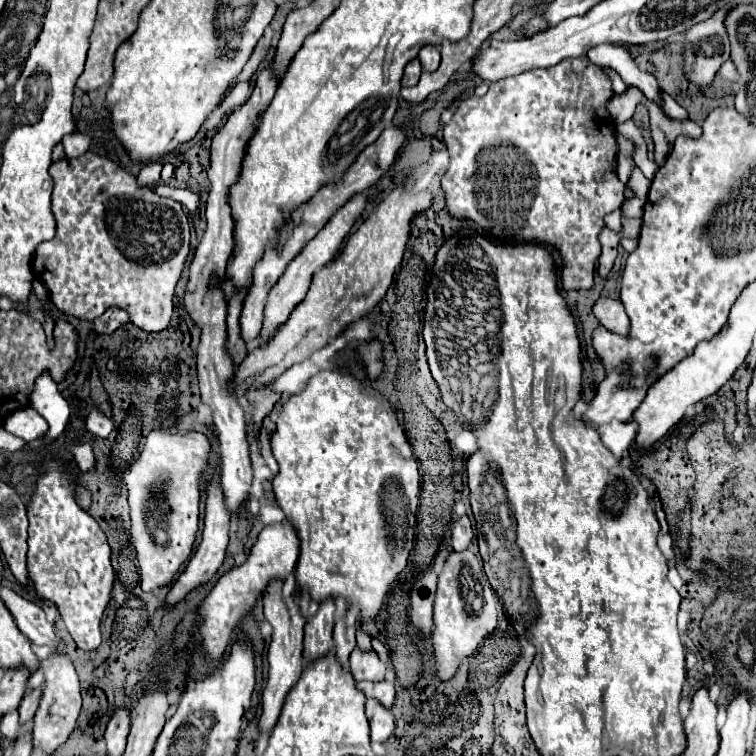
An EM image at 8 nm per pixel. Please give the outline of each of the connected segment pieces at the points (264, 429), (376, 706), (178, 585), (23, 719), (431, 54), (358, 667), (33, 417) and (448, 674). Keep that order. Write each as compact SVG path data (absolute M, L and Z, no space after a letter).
M266 417L262 421L262 427L260 427L260 433L258 433L258 441L260 441L260 451L262 451L262 457L266 461L266 465L270 467L270 471L276 475L278 473L278 465L276 465L276 459L272 457L272 451L270 451L270 435L274 431L274 423L270 421L270 417Z
M378 701L366 703L366 717L370 721L372 743L386 743L394 731L394 717L390 709L384 709Z
M216 479L214 483L210 483L206 487L206 517L204 517L204 531L202 531L202 541L196 549L196 553L192 555L192 559L188 561L186 569L182 571L182 575L178 577L178 581L170 587L166 599L164 599L164 605L166 607L172 607L176 603L180 603L192 589L198 589L200 585L208 583L214 573L220 569L222 561L224 561L224 553L226 553L226 545L228 545L228 529L230 529L230 517L228 517L228 511L224 509L224 495L222 495L222 489L220 489L220 479Z
M42 687L28 689L28 691L24 693L24 699L22 699L20 707L18 707L18 715L20 715L20 723L22 723L22 725L26 725L26 723L30 723L30 721L32 721L34 711L36 711L36 707L38 707L40 691L42 691Z
M426 45L420 49L418 59L420 59L424 71L434 71L440 65L440 49L434 45Z
M354 649L350 655L350 671L354 681L384 681L386 665L376 657L376 653L362 653Z
M24 407L8 415L2 421L2 427L26 443L40 439L48 431L48 423L31 407Z
M472 551L452 553L438 577L438 593L434 601L434 625L432 625L432 663L434 675L440 681L450 681L460 667L460 661L472 655L478 645L490 635L484 631L496 629L500 601L490 587L482 569L482 559Z

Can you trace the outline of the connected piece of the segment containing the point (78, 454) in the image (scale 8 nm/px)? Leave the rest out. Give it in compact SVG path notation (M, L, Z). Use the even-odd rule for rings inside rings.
M78 441L78 443L68 445L68 449L74 455L74 459L76 459L76 463L78 463L78 467L80 467L82 473L88 473L88 471L94 469L96 459L94 459L94 451L92 451L92 445L90 443Z

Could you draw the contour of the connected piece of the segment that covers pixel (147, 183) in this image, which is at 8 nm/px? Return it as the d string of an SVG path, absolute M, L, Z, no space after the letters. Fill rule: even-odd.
M158 161L144 165L138 175L138 183L142 187L156 187L160 183L160 169L162 169L162 163L158 163Z

